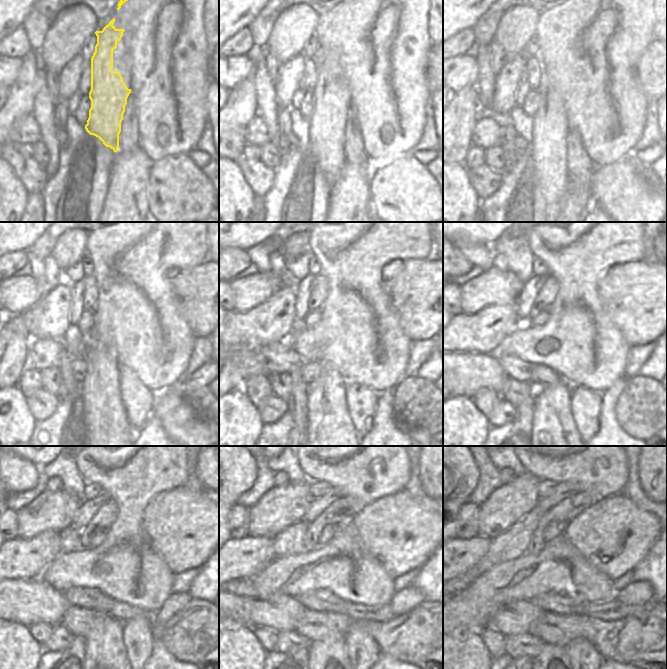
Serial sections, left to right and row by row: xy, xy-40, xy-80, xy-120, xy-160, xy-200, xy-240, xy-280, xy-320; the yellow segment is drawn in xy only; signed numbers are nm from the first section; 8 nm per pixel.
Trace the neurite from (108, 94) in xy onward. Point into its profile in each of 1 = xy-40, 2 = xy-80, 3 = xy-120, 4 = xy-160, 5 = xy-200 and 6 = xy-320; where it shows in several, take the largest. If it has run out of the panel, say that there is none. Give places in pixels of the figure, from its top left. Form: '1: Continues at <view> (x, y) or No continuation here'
1: Continues at xy-40 (332, 96)
2: Continues at xy-80 (548, 157)
3: Continues at xy-120 (107, 421)
4: Continues at xy-160 (329, 425)
5: Continues at xy-200 (553, 424)
6: Continues at xy-320 (549, 649)

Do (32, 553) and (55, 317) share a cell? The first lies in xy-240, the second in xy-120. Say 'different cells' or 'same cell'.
same cell

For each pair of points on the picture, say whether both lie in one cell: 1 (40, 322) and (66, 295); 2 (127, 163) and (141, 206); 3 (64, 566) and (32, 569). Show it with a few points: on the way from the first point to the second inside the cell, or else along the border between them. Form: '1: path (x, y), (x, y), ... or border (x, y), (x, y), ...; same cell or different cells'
1: path (47, 315), (61, 301); same cell
2: path (130, 174), (130, 184), (139, 195); same cell
3: border (61, 553), (43, 570), (38, 578); different cells

